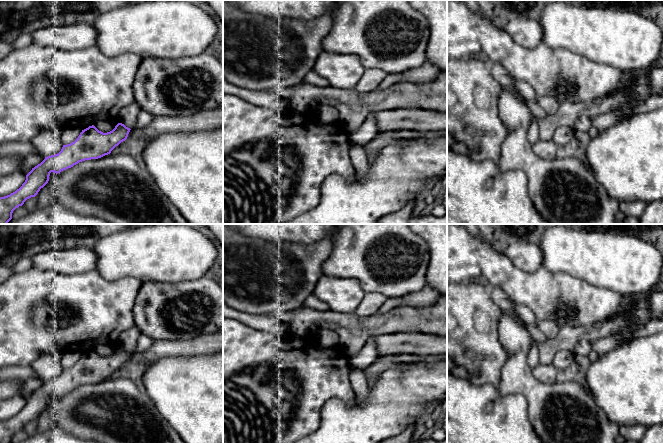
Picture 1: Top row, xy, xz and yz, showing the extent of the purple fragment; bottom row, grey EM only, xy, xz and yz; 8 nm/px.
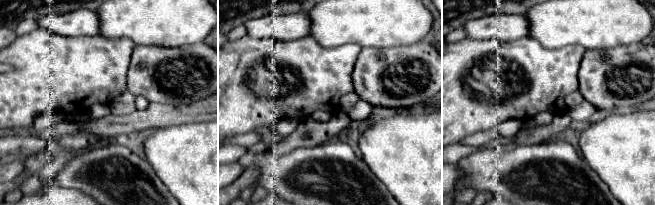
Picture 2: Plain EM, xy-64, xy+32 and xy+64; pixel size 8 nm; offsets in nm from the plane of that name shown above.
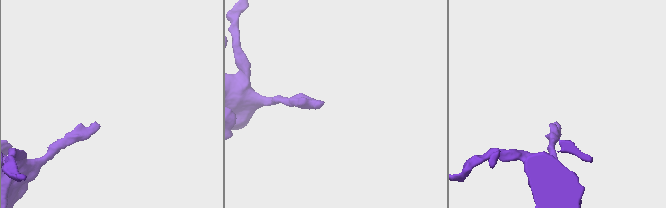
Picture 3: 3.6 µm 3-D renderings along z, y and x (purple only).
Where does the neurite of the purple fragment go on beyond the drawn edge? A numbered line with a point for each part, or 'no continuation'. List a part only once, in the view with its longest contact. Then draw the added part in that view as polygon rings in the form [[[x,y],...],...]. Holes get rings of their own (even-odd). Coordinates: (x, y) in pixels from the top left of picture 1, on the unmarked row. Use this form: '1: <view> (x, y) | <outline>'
no continuation

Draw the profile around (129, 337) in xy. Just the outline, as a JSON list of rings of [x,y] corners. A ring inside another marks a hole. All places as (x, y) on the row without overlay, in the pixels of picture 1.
[[[135,326],[121,333],[120,341],[126,351],[130,353],[133,352],[134,348],[137,346],[139,334],[140,331]]]

